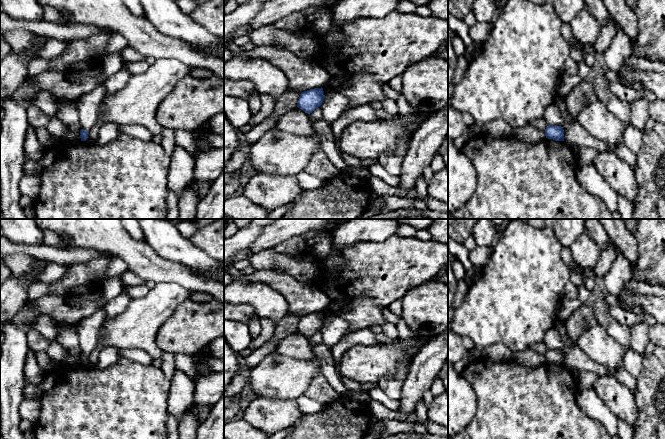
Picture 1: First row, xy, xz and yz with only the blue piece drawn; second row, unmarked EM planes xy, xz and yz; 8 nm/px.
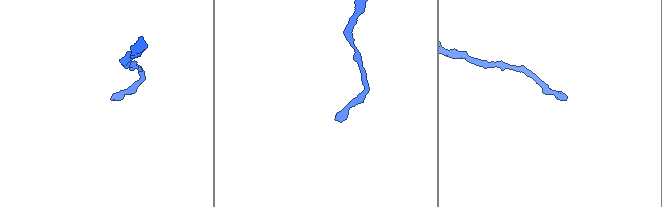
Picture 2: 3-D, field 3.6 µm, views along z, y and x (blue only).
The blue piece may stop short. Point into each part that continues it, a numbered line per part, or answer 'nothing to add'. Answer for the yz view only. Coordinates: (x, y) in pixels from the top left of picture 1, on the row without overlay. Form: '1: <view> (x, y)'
nothing to add

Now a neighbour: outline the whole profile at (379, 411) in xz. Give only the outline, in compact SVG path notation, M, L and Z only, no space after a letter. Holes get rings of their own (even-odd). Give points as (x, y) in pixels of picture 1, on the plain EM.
M374 400L369 402L368 407L374 419L386 419L411 423L416 423L418 421L418 417L415 412L412 414L403 414L399 411L392 411L385 407L383 404Z

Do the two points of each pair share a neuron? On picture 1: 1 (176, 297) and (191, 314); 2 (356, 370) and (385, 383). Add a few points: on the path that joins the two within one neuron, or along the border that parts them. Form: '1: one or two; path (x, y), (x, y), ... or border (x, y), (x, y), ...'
1: two; border (190, 299), (183, 302), (165, 320)
2: two; border (398, 366), (393, 377), (383, 377), (378, 382)

